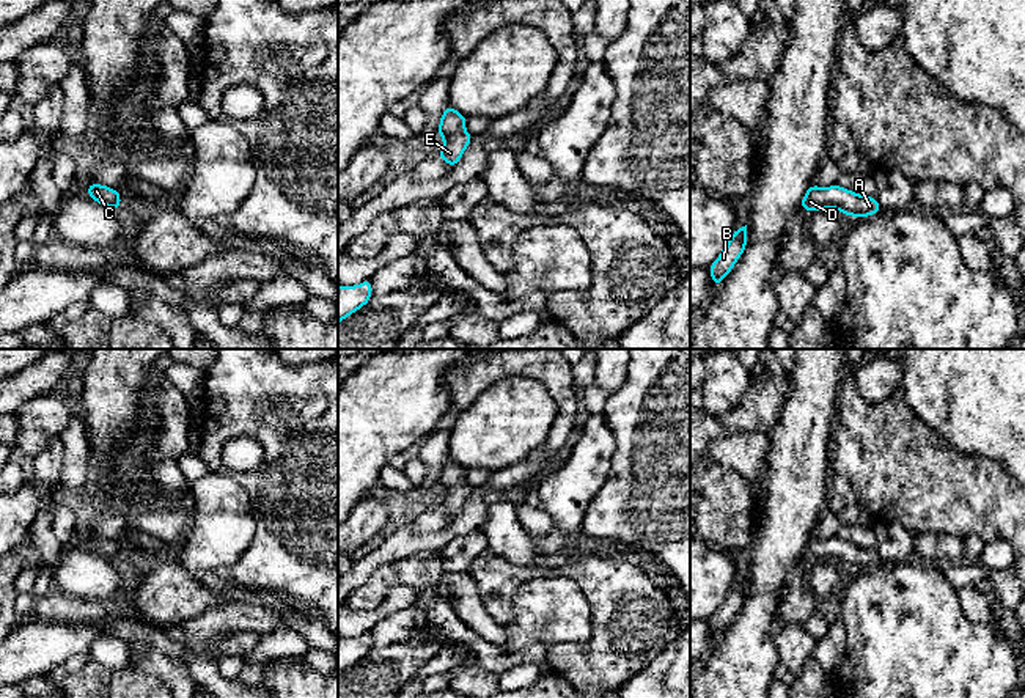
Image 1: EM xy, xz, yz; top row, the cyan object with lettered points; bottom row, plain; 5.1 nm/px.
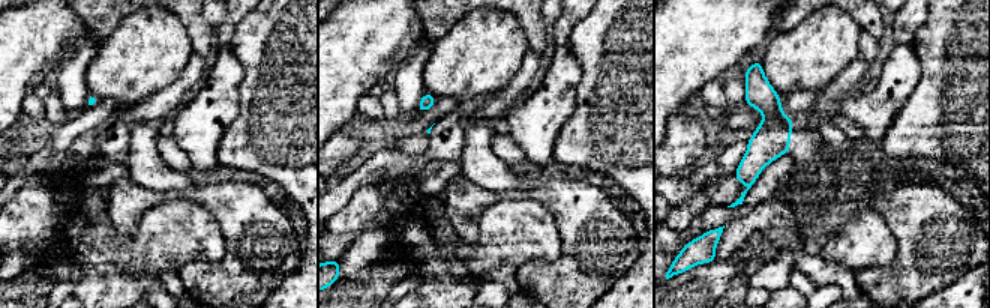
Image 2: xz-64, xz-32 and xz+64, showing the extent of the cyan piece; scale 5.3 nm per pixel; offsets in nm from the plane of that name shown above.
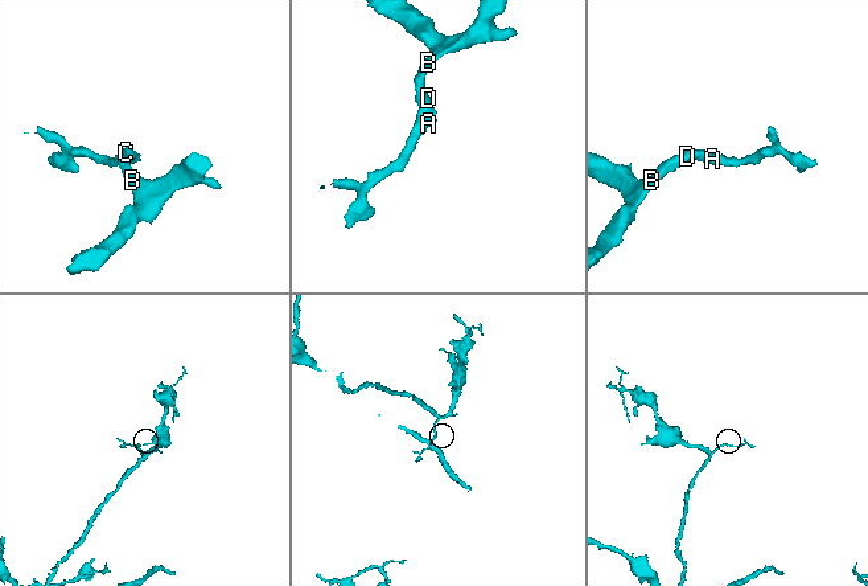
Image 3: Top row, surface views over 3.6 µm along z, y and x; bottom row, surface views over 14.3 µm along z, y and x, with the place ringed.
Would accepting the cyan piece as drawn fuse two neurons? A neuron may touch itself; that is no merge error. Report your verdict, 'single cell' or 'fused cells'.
single cell

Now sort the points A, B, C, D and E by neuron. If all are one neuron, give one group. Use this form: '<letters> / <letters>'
A B C D E

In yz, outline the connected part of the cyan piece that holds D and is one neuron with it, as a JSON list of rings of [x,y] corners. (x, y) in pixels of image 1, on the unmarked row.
[[[811,536],[802,550],[800,563],[816,564],[825,560],[841,563],[844,568],[854,568],[857,571],[882,564],[876,549],[863,549],[838,536],[827,541]]]

